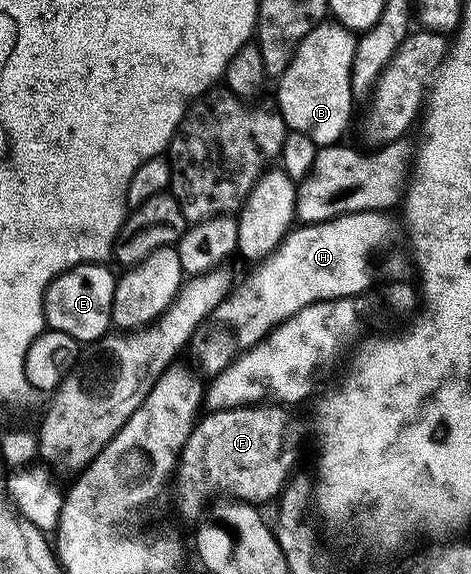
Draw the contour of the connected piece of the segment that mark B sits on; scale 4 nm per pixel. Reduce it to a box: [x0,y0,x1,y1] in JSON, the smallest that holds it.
[277,22,358,146]

